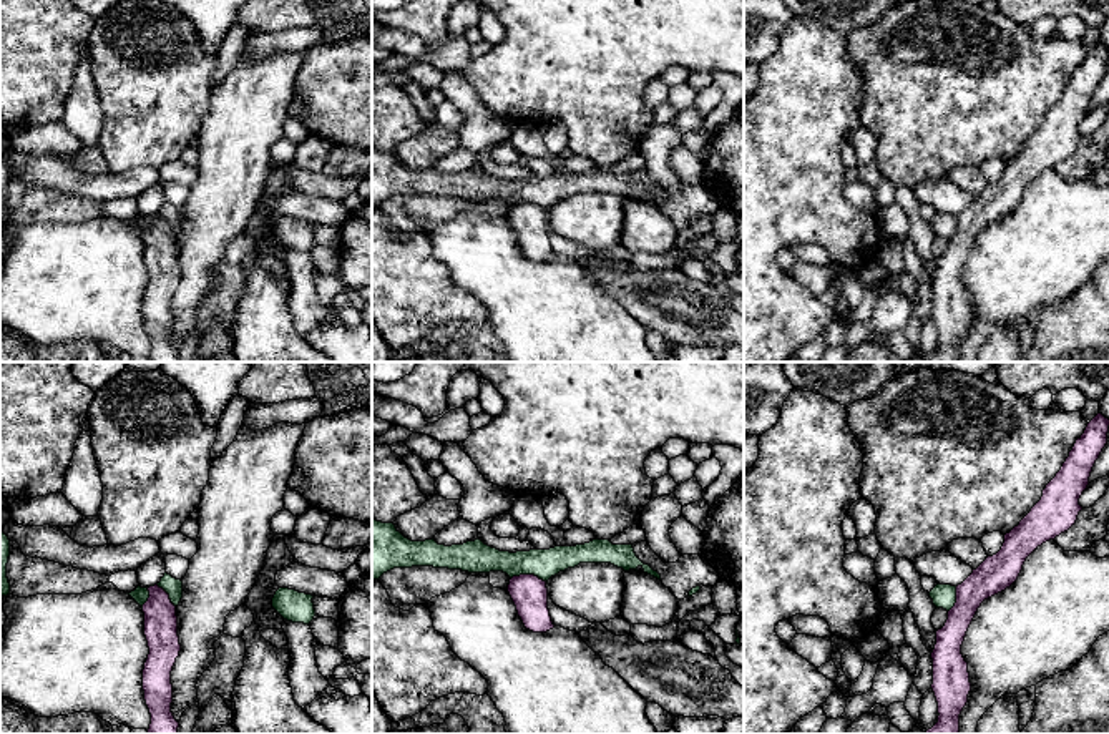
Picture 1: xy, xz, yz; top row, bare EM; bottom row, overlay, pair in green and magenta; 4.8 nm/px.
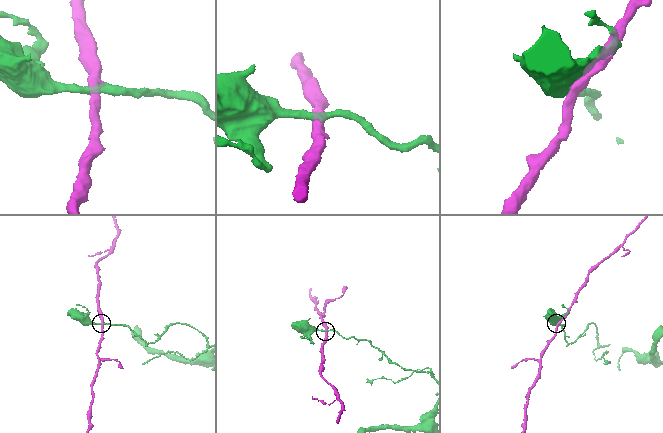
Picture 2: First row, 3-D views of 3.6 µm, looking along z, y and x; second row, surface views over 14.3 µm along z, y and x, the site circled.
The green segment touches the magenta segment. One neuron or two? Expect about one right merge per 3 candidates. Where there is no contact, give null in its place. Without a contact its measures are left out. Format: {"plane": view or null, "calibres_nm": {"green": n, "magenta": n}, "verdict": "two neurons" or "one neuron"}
{"plane": "xz", "calibres_nm": {"green": 140, "magenta": 180}, "verdict": "two neurons"}

